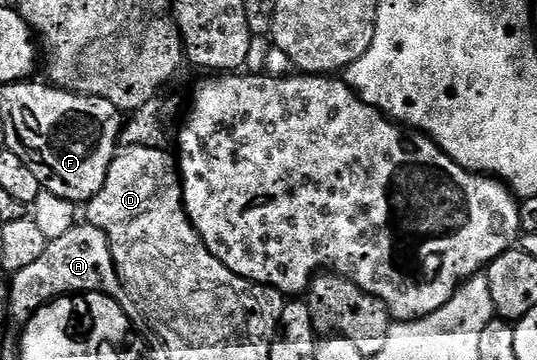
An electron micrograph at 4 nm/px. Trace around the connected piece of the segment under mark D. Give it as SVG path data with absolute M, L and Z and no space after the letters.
M125 146L108 167L104 187L84 205L85 220L108 235L122 286L139 305L150 303L150 287L176 285L178 281L239 281L242 278L228 271L194 230L184 207L182 179L175 158L168 154L166 149Z

